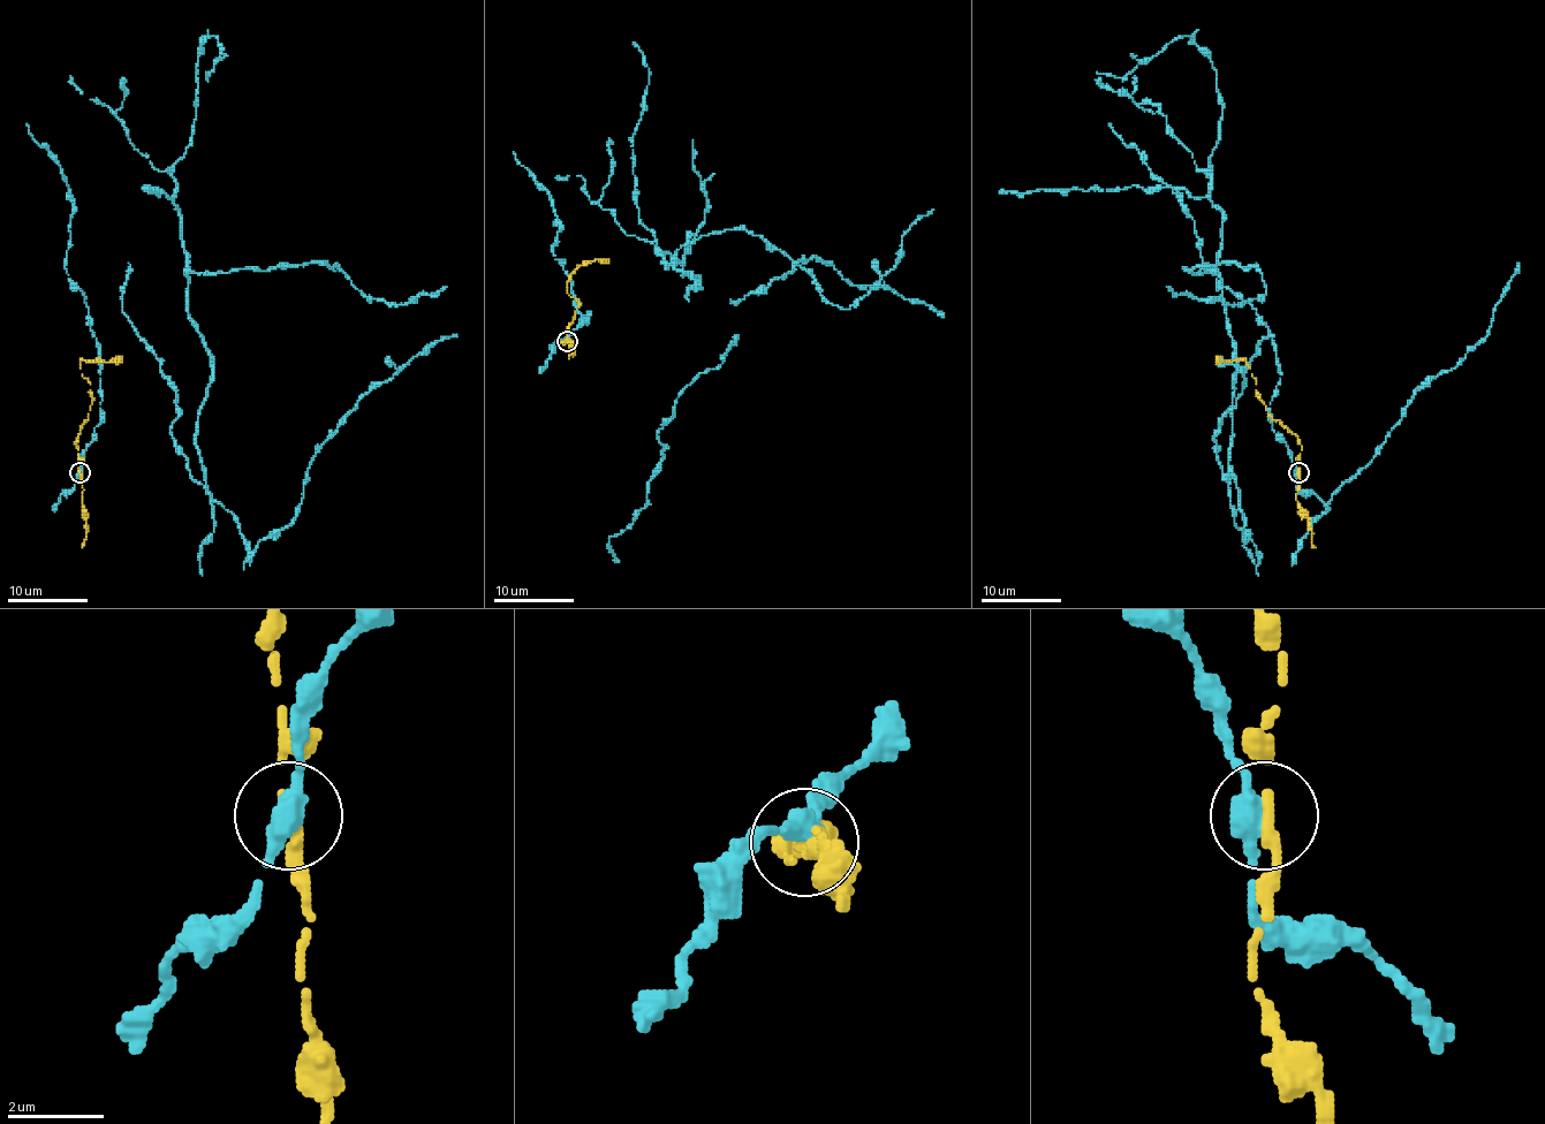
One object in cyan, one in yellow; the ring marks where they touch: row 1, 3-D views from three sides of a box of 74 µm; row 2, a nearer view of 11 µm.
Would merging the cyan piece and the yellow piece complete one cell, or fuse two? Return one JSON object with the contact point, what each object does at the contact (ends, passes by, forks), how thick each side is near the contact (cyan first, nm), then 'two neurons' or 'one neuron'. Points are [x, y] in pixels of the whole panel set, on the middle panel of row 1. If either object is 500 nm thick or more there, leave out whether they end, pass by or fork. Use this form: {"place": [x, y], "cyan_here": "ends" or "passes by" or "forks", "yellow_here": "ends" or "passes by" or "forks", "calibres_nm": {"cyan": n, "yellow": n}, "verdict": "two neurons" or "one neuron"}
{"place": [567, 341], "calibres_nm": {"cyan": 550, "yellow": 240}, "verdict": "two neurons"}

